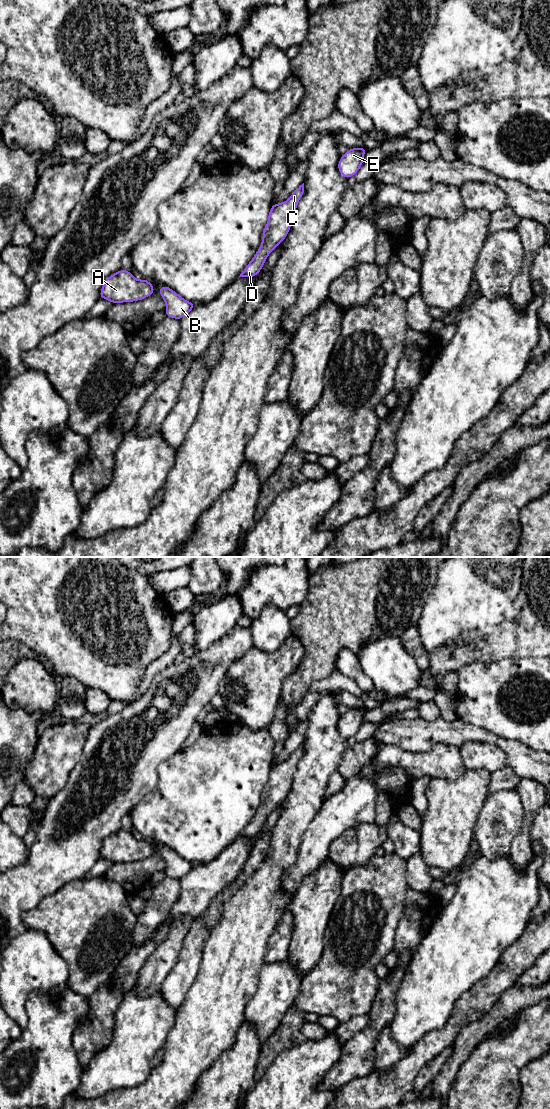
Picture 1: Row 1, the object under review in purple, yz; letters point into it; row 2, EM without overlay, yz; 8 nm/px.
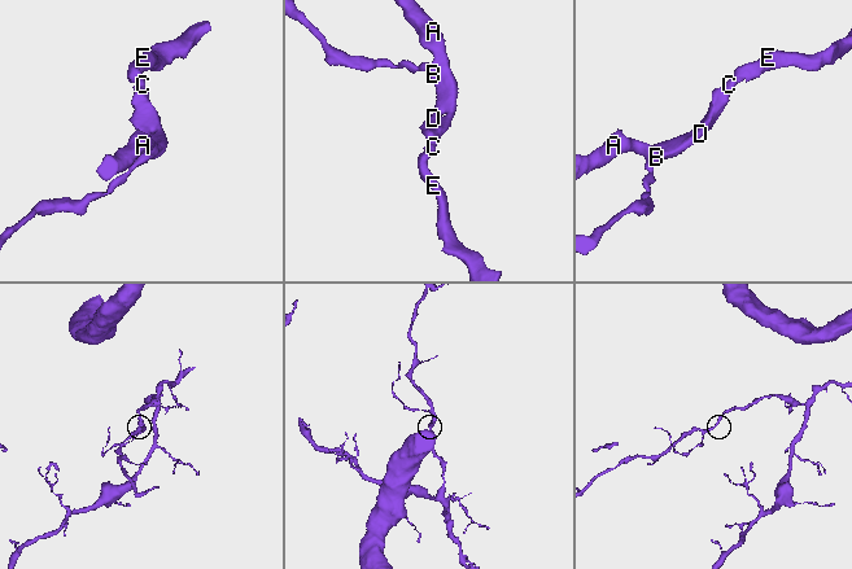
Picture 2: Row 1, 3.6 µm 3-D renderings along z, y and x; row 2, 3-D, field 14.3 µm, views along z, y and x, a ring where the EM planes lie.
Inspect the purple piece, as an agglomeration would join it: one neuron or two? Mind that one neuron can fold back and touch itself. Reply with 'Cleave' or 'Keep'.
Keep

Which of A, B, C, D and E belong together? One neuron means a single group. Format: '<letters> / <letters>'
A B C D E

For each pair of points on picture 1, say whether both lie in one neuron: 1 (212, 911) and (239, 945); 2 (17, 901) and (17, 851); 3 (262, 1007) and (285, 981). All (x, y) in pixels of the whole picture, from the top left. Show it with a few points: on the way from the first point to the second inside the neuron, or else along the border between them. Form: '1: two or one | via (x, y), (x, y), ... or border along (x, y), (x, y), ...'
1: two | border along (229, 899), (222, 910), (220, 920), (207, 936)
2: two | border along (29, 851), (23, 862), (10, 869)
3: one | via (268, 1001), (279, 987)

